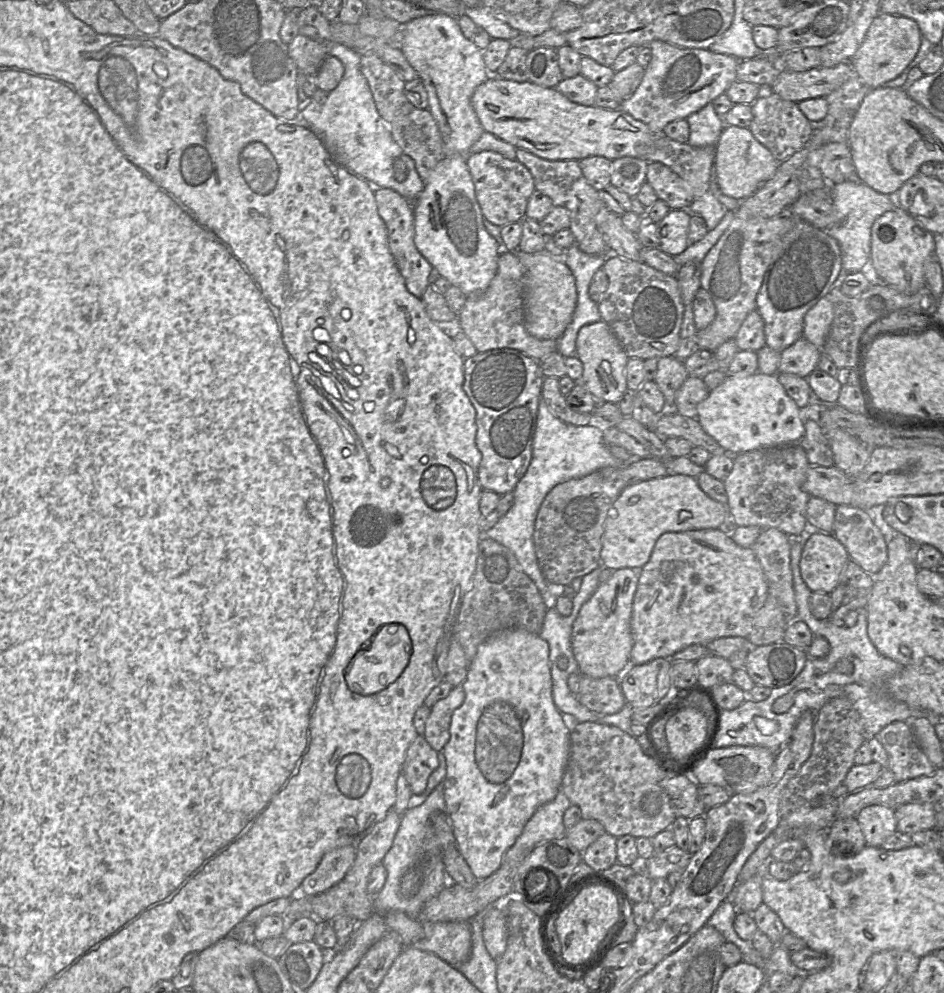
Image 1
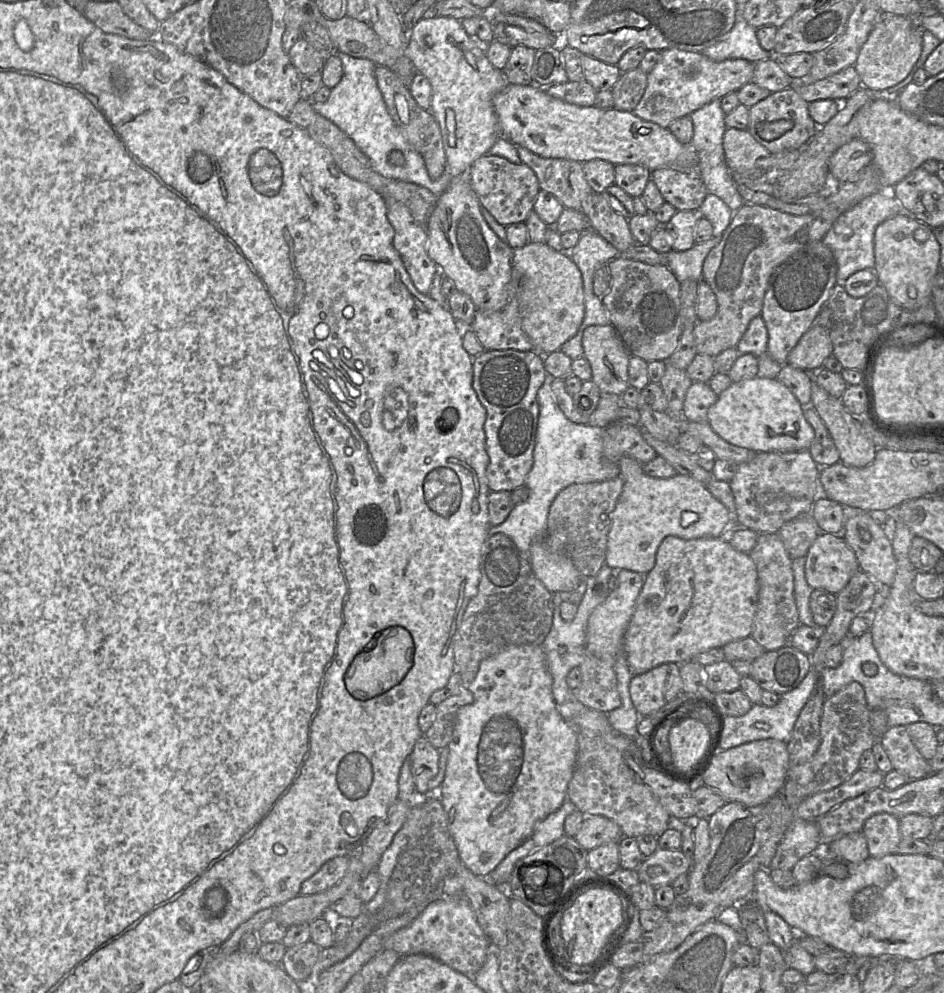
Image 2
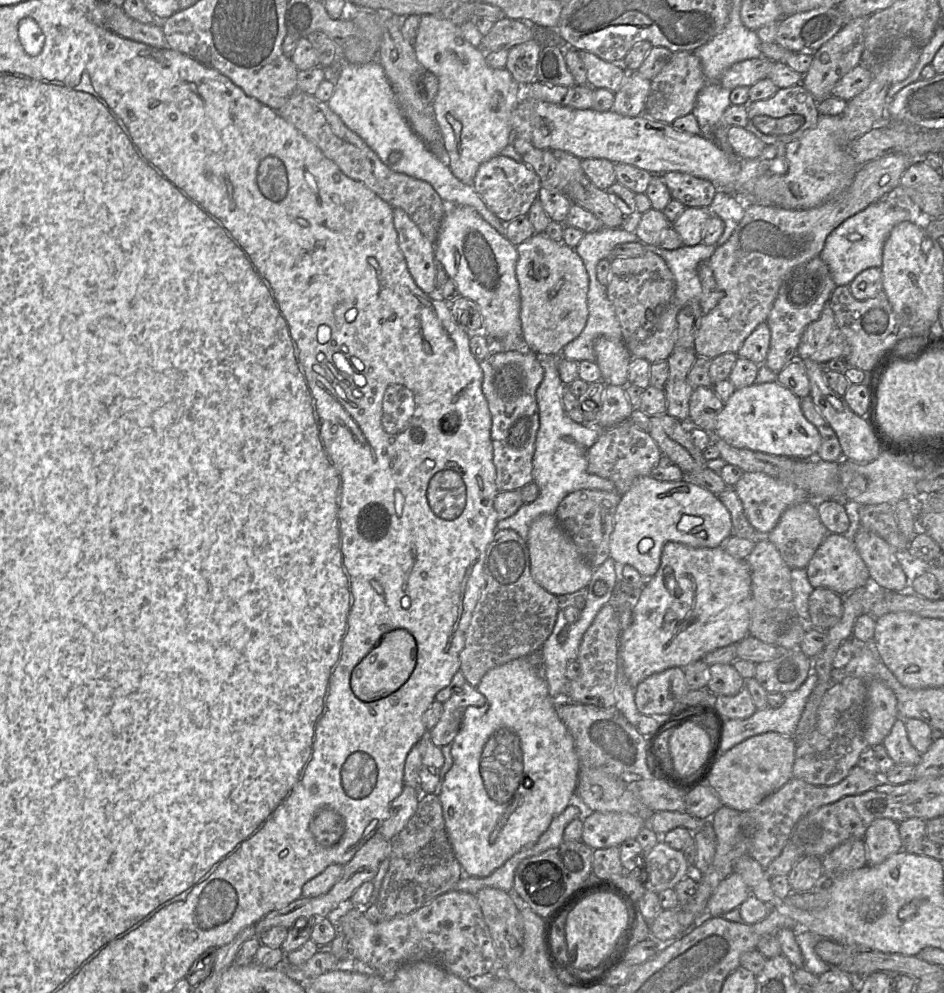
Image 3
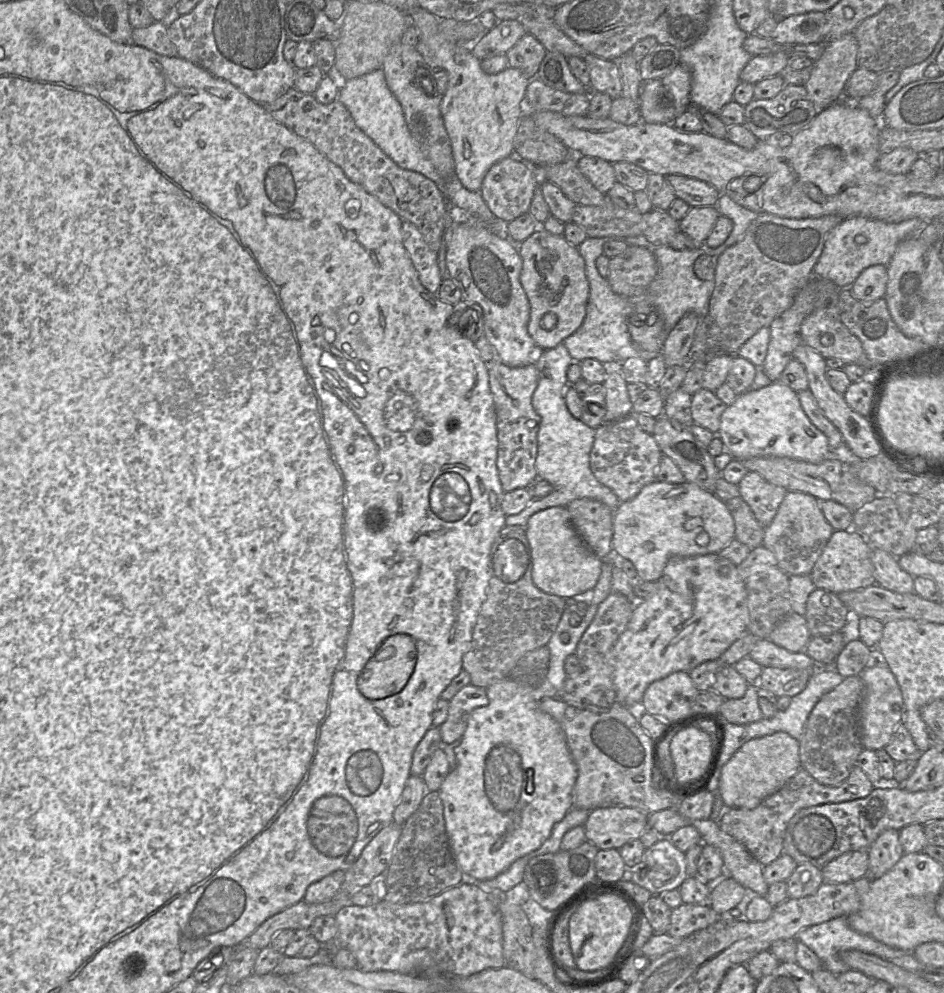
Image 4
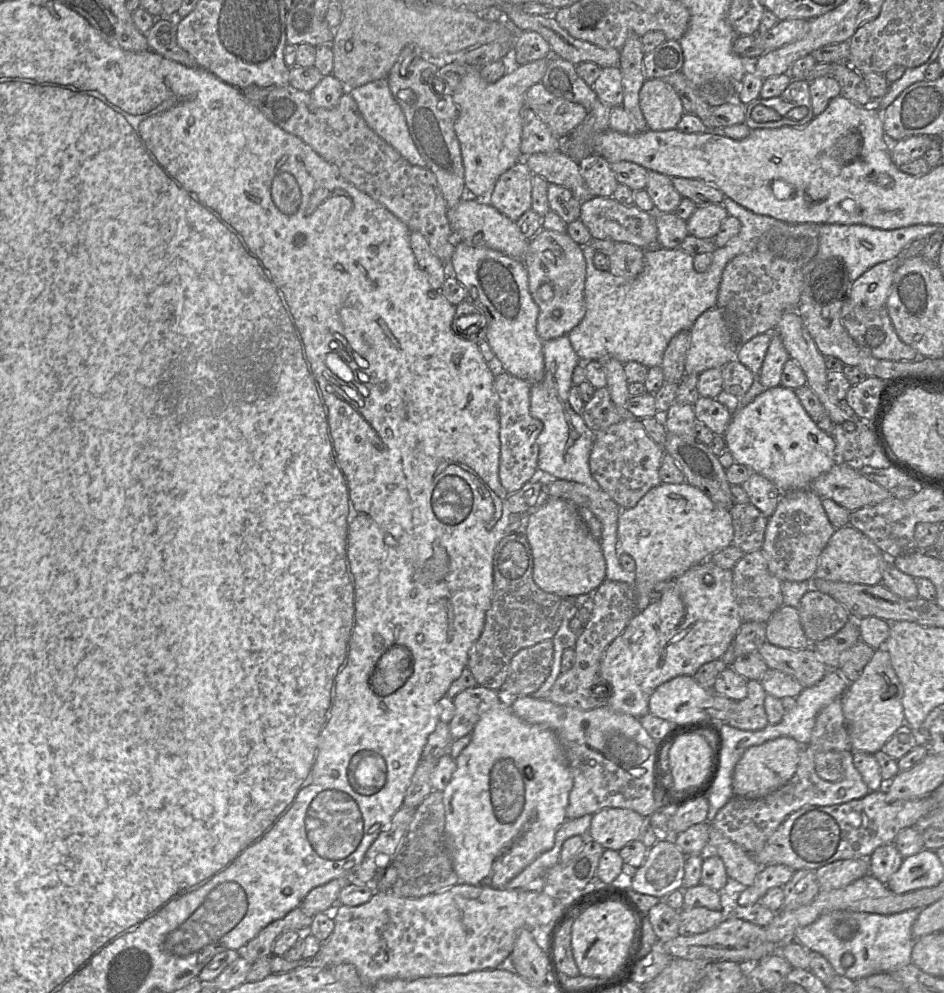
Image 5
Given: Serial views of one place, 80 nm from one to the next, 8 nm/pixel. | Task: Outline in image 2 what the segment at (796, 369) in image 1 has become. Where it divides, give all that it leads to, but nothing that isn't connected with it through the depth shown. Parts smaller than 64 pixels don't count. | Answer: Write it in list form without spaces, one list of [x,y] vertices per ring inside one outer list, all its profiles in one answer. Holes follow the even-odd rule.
[[[814,323],[790,351],[786,364],[815,373],[822,368],[824,360],[832,356],[832,353],[829,328]]]

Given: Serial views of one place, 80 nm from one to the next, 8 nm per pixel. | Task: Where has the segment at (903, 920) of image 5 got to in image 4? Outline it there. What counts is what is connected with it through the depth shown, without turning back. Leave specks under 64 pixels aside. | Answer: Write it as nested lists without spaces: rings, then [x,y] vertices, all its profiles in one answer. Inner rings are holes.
[[[844,916],[835,917],[831,920],[802,929],[795,935],[794,938],[795,940],[801,941],[818,956],[822,962],[823,969],[826,969],[835,975],[839,975],[850,970],[850,967],[842,962],[839,957],[839,953],[844,950],[859,950],[878,956],[889,962],[891,962],[891,959],[893,958],[909,953],[885,945],[871,936],[853,930],[849,926],[847,918]]]

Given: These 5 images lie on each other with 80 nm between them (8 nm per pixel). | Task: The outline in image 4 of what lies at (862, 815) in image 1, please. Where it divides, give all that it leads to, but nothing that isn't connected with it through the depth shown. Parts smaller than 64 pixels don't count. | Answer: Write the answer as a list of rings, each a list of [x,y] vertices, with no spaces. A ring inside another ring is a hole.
[[[883,831],[868,849],[869,873],[871,878],[879,878],[891,870],[904,855],[899,841],[899,831]]]

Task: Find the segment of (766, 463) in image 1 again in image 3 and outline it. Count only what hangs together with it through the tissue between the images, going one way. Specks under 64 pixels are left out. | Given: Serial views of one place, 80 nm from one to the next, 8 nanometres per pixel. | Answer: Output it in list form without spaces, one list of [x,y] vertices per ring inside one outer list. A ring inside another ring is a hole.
[[[744,472],[733,488],[743,504],[747,519],[760,536],[766,536],[772,531],[782,514],[790,506],[812,499],[805,490],[781,482],[761,472]]]

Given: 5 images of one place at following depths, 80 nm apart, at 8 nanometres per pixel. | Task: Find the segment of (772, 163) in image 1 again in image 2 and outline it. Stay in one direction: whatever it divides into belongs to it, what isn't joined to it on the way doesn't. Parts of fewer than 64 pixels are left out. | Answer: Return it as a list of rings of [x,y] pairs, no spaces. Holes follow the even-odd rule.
[[[727,128],[723,139],[725,162],[736,182],[737,176],[746,175],[760,158],[771,153],[745,129]]]

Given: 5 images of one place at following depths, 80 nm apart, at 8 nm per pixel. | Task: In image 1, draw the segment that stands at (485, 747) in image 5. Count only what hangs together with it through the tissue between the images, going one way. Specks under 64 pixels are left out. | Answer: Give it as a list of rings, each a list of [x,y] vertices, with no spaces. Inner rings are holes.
[[[521,629],[500,631],[479,645],[477,653],[468,665],[467,675],[461,684],[465,692],[463,703],[456,708],[451,716],[449,727],[450,737],[442,749],[446,760],[446,776],[443,780],[443,794],[446,813],[450,818],[456,846],[474,876],[483,880],[494,873],[502,863],[504,853],[514,845],[521,835],[524,826],[536,810],[552,801],[560,790],[563,774],[570,754],[571,730],[563,720],[562,713],[554,704],[552,696],[552,678],[549,661],[549,645],[538,634]]]

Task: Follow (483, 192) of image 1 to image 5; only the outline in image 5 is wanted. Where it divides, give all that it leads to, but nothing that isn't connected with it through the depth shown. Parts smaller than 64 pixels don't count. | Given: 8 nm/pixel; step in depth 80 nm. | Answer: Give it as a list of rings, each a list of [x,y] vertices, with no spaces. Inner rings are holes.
[[[521,159],[499,176],[486,201],[516,222],[524,212],[531,209],[532,180],[533,173]]]

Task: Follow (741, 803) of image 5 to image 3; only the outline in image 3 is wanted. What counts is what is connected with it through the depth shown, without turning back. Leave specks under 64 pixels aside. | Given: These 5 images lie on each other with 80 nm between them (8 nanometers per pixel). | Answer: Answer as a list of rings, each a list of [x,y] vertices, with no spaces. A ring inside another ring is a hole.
[[[857,765],[838,784],[831,786],[816,786],[804,780],[792,778],[783,787],[762,800],[756,807],[749,810],[750,816],[756,822],[756,833],[752,840],[749,854],[763,867],[780,855],[790,840],[795,825],[807,814],[823,805],[834,803],[846,796],[859,795],[874,788],[880,781],[879,774],[873,774]]]

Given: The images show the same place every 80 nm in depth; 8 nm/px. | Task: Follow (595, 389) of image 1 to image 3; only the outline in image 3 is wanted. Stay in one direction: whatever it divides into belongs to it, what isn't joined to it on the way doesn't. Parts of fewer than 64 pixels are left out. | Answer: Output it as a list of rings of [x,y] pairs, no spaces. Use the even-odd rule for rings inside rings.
[[[601,336],[594,341],[593,349],[602,381],[606,385],[626,387],[632,355],[624,342]]]

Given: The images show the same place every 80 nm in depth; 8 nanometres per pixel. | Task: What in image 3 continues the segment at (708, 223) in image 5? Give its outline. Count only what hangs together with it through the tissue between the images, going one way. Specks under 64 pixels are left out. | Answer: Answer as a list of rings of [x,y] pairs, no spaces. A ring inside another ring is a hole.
[[[689,207],[671,223],[671,227],[680,235],[683,246],[695,246],[702,243],[702,231],[710,216],[708,208]]]

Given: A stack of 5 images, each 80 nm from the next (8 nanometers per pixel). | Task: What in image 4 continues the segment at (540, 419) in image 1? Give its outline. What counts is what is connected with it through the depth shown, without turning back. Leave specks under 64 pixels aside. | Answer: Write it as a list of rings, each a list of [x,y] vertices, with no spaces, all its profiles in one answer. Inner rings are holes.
[[[561,343],[552,349],[538,350],[534,362],[539,371],[539,380],[532,395],[532,405],[541,418],[535,467],[537,479],[550,483],[553,491],[541,499],[533,499],[520,513],[506,516],[505,525],[519,525],[525,528],[528,519],[536,512],[549,507],[566,507],[571,501],[580,498],[597,500],[615,511],[621,503],[620,500],[612,490],[595,478],[590,469],[590,452],[596,428],[591,428],[581,419],[574,418],[565,403],[565,390],[569,386],[567,370],[575,361],[564,343]]]

